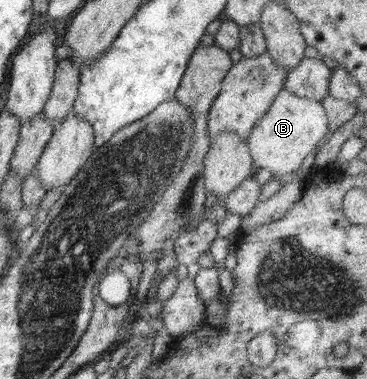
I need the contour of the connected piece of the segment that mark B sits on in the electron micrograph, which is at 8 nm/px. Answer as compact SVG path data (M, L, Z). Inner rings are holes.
M283 88L276 94L269 111L257 122L245 142L253 163L259 169L265 169L274 176L291 174L301 168L305 156L317 150L317 143L322 142L329 129L329 120L321 102L300 98Z

